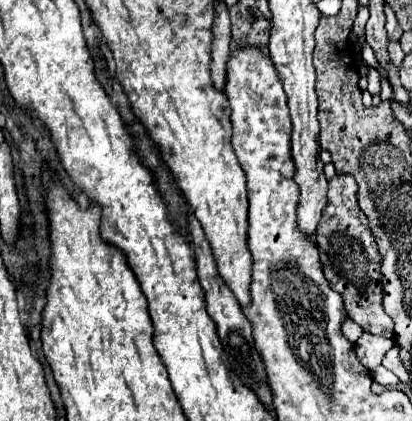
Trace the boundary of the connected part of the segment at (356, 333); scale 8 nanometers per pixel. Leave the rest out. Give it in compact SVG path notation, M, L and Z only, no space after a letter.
M346 317L346 321L342 321L342 333L346 335L346 339L348 339L350 343L356 343L356 339L362 335L362 329L360 329L360 325L356 325L350 317Z

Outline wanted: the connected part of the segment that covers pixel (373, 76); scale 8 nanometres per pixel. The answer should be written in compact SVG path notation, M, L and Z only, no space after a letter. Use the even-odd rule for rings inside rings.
M367 65L367 67L369 70L367 90L370 92L372 96L380 94L381 92L380 74L378 73L378 71L375 71L377 69L372 67L371 65Z

